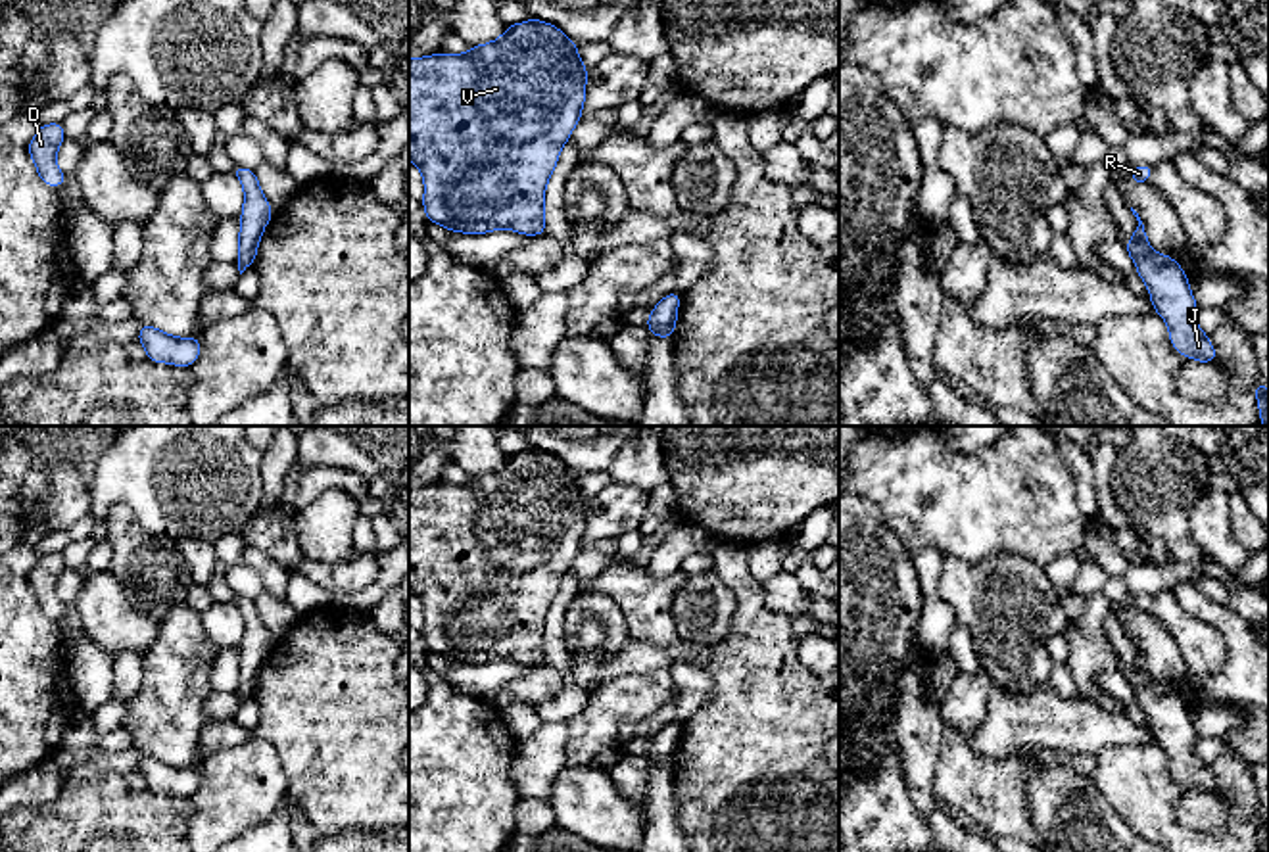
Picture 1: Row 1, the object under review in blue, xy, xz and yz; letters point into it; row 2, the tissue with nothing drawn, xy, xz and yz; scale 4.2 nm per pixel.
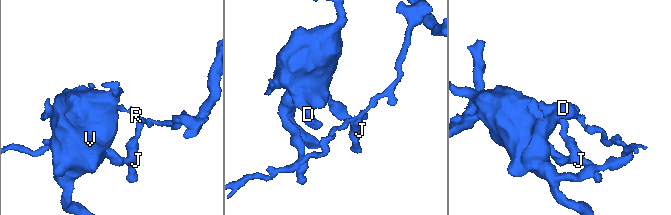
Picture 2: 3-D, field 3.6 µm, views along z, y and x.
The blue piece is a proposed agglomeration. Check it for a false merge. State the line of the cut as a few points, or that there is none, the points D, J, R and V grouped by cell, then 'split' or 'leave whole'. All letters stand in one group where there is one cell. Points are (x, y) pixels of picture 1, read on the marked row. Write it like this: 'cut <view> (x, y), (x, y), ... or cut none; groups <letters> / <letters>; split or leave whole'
cut yz (1150, 250), (1135, 263); groups D J V / R; split

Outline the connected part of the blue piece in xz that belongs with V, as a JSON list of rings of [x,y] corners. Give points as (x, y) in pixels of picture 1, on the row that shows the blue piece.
[[[541,19],[509,25],[507,31],[488,42],[472,46],[467,54],[434,54],[409,59],[409,159],[419,167],[424,180],[422,207],[428,223],[436,223],[449,232],[465,234],[488,234],[497,228],[515,230],[526,236],[545,234],[545,188],[557,167],[563,146],[568,142],[574,127],[582,119],[582,107],[586,102],[587,69],[578,56],[578,44],[574,44],[561,29]]]

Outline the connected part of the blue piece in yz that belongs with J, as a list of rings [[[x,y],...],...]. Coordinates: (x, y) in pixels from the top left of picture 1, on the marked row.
[[[1150,251],[1137,263],[1137,274],[1150,292],[1154,311],[1167,322],[1171,345],[1198,363],[1215,361],[1208,332],[1196,324],[1198,303],[1183,267],[1165,253]]]

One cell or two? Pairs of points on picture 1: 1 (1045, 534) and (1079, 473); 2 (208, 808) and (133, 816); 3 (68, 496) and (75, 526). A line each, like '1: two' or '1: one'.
1: two
2: two
3: two

